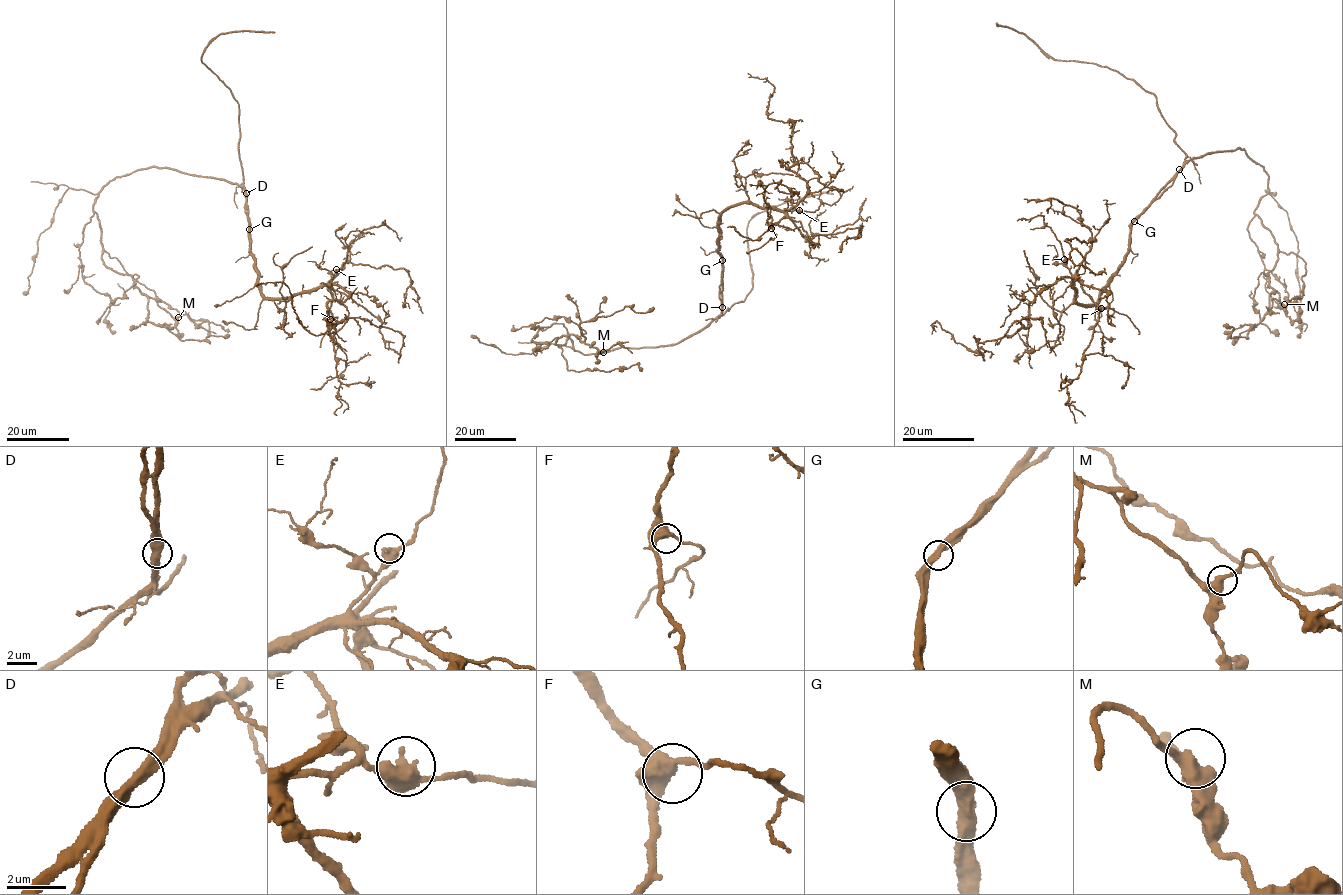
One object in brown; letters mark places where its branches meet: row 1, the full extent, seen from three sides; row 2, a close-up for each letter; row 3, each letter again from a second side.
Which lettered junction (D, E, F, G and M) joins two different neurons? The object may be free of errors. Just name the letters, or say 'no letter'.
no letter

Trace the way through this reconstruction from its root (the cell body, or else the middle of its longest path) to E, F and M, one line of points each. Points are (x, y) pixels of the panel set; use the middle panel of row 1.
E: (719, 298), (722, 256), (715, 250), (722, 213), (749, 203), (799, 210)
F: (719, 298), (722, 256), (715, 250), (720, 215), (741, 203), (773, 206), (786, 214), (771, 228)
M: (719, 298), (720, 315), (677, 343), (586, 354), (567, 333), (565, 344), (555, 342), (575, 334), (603, 352)

